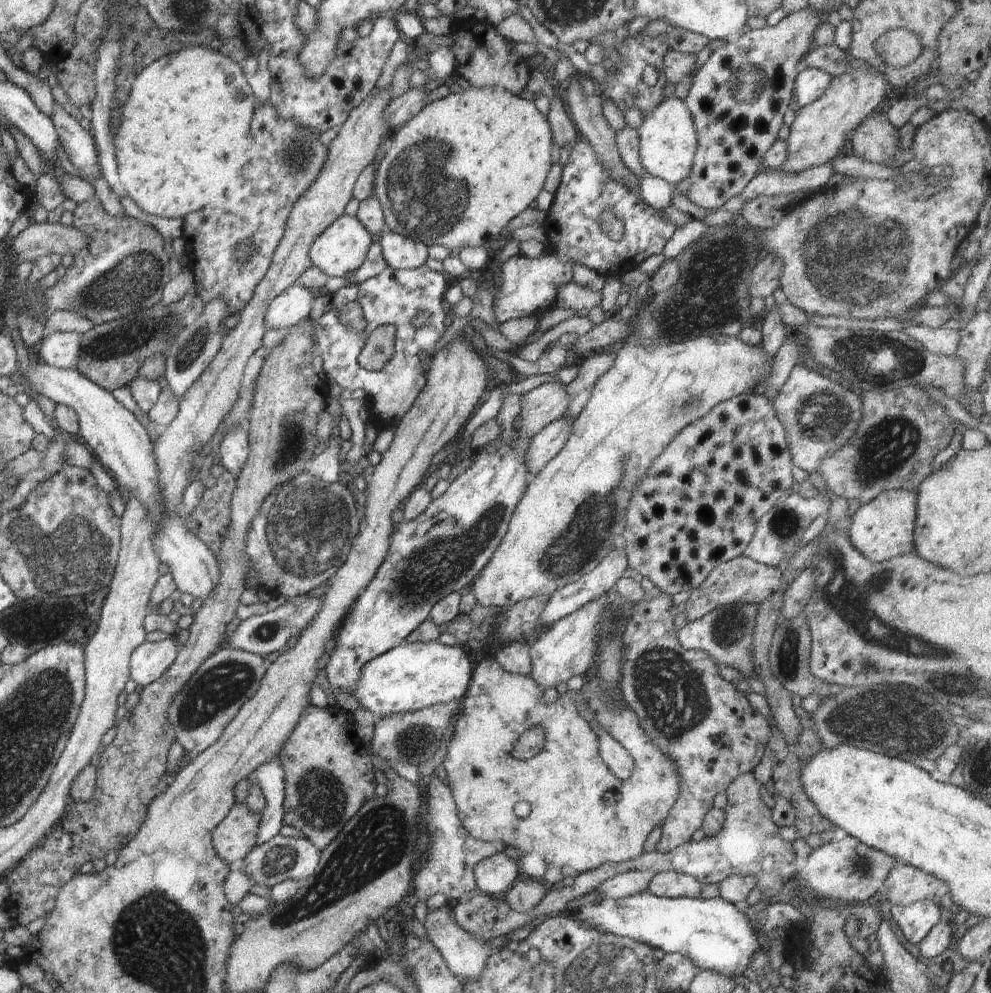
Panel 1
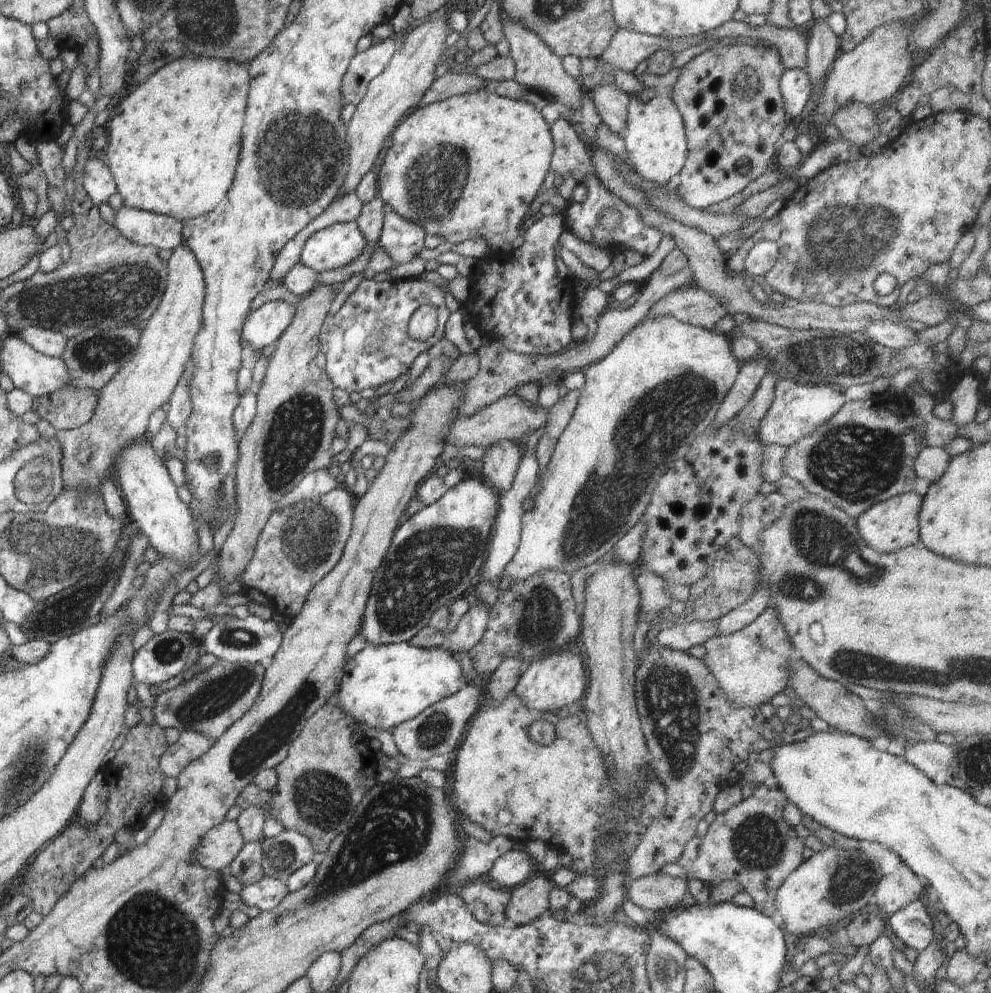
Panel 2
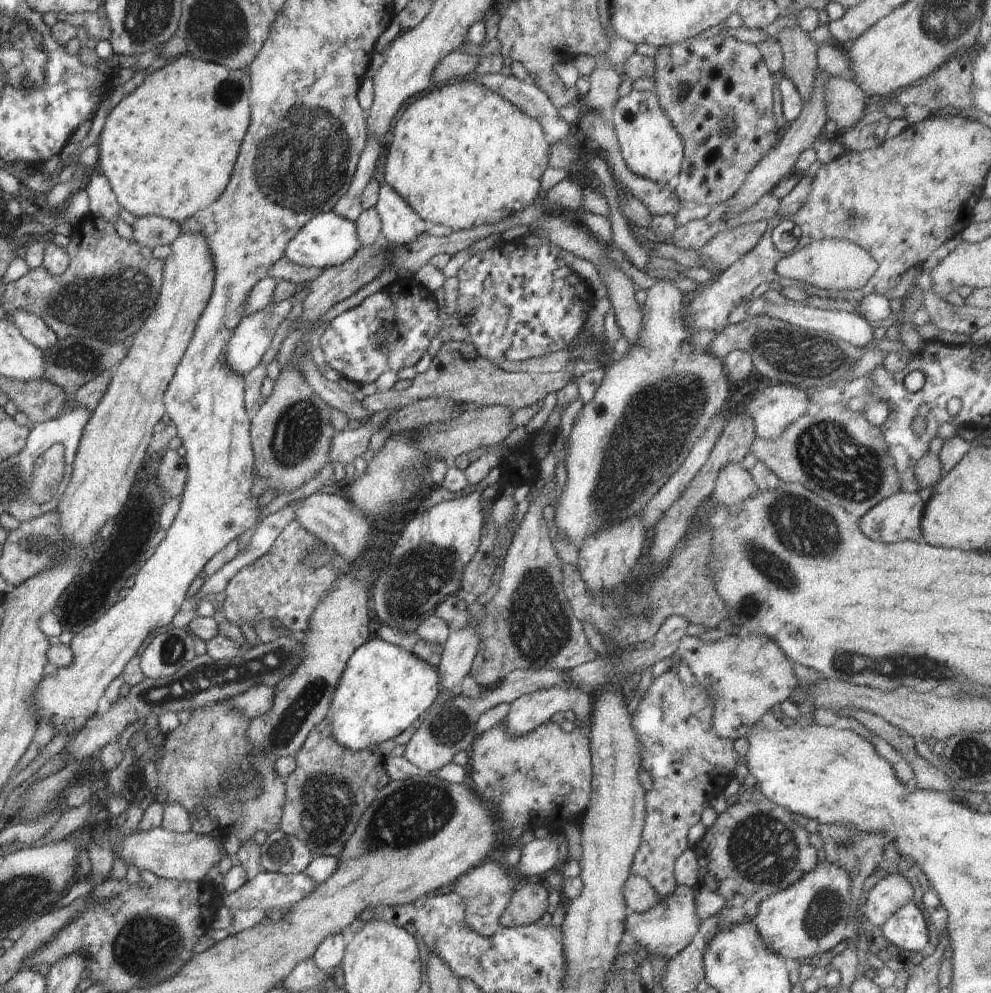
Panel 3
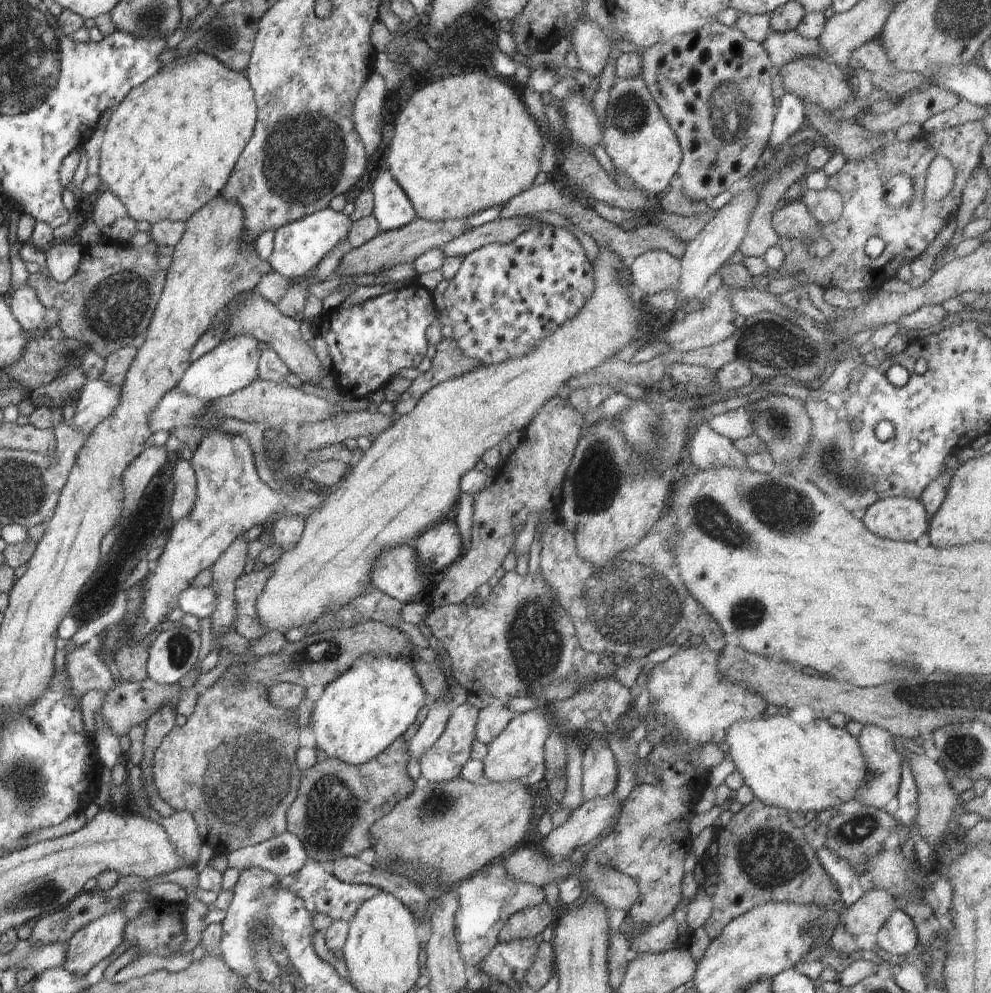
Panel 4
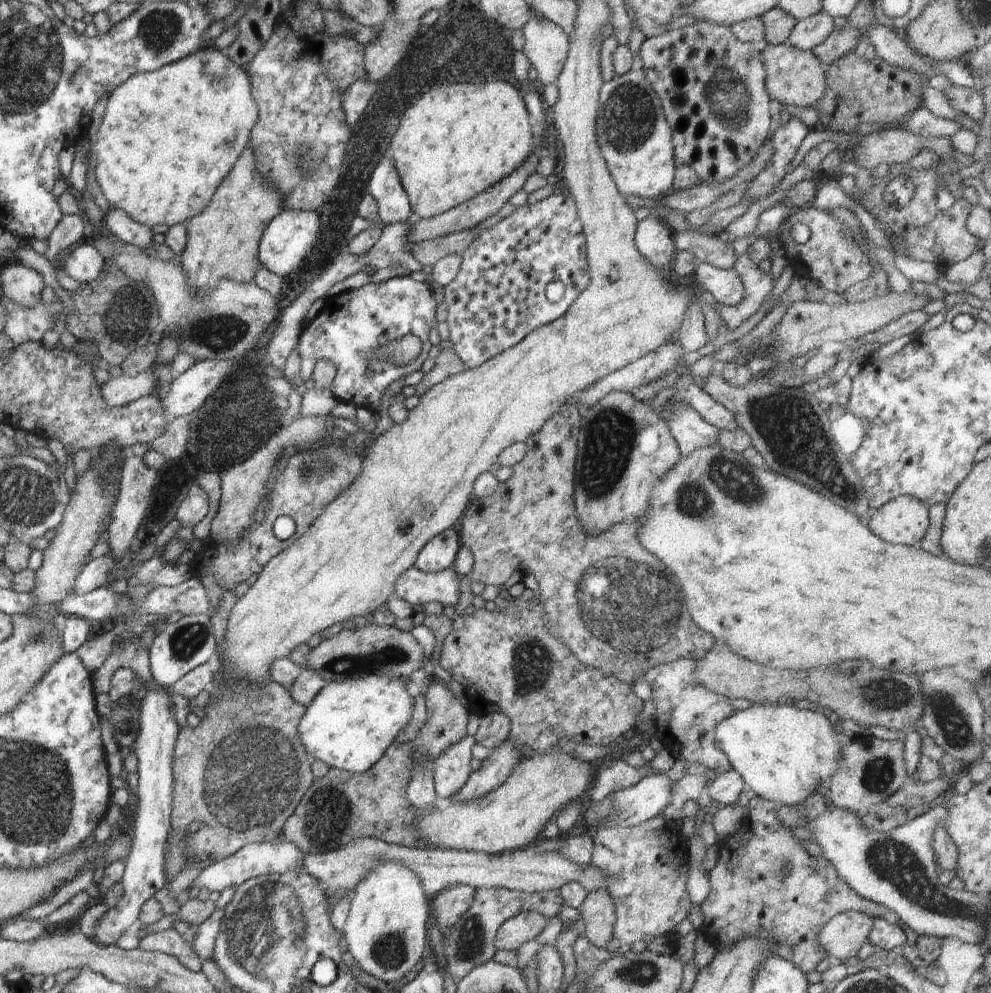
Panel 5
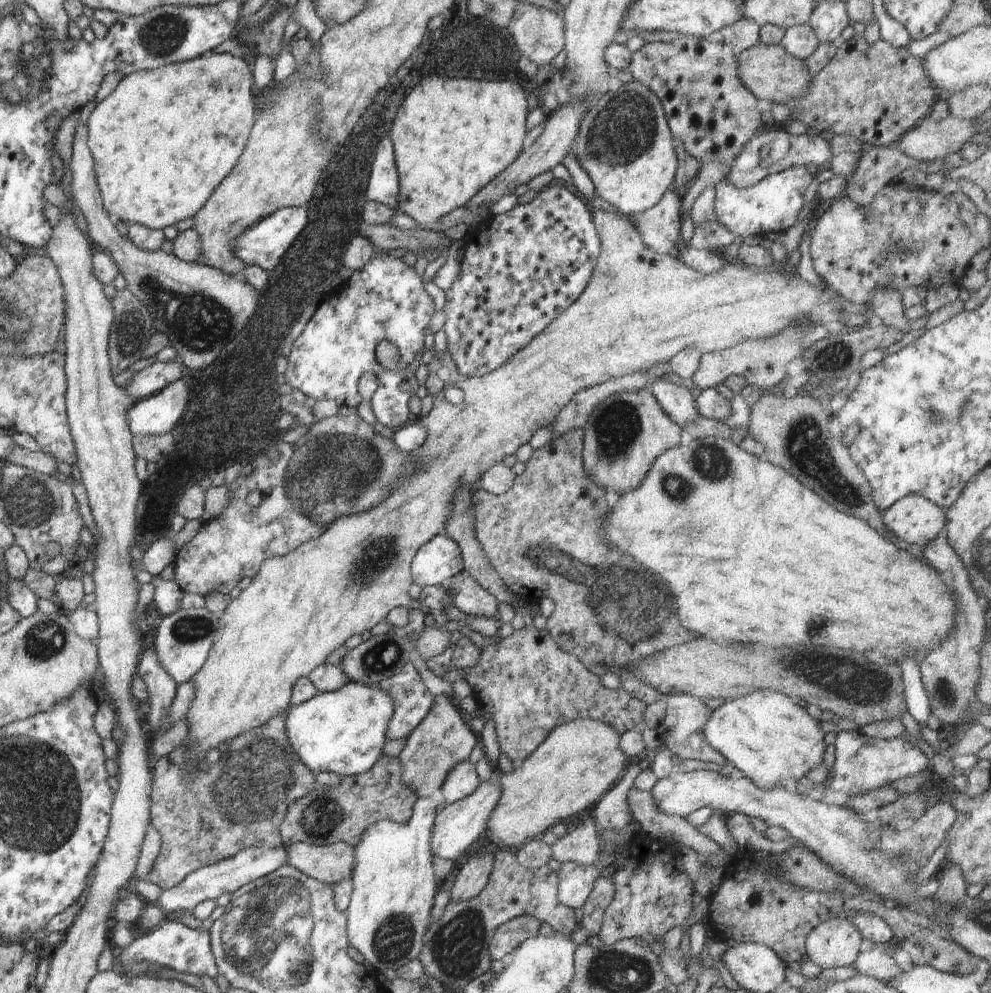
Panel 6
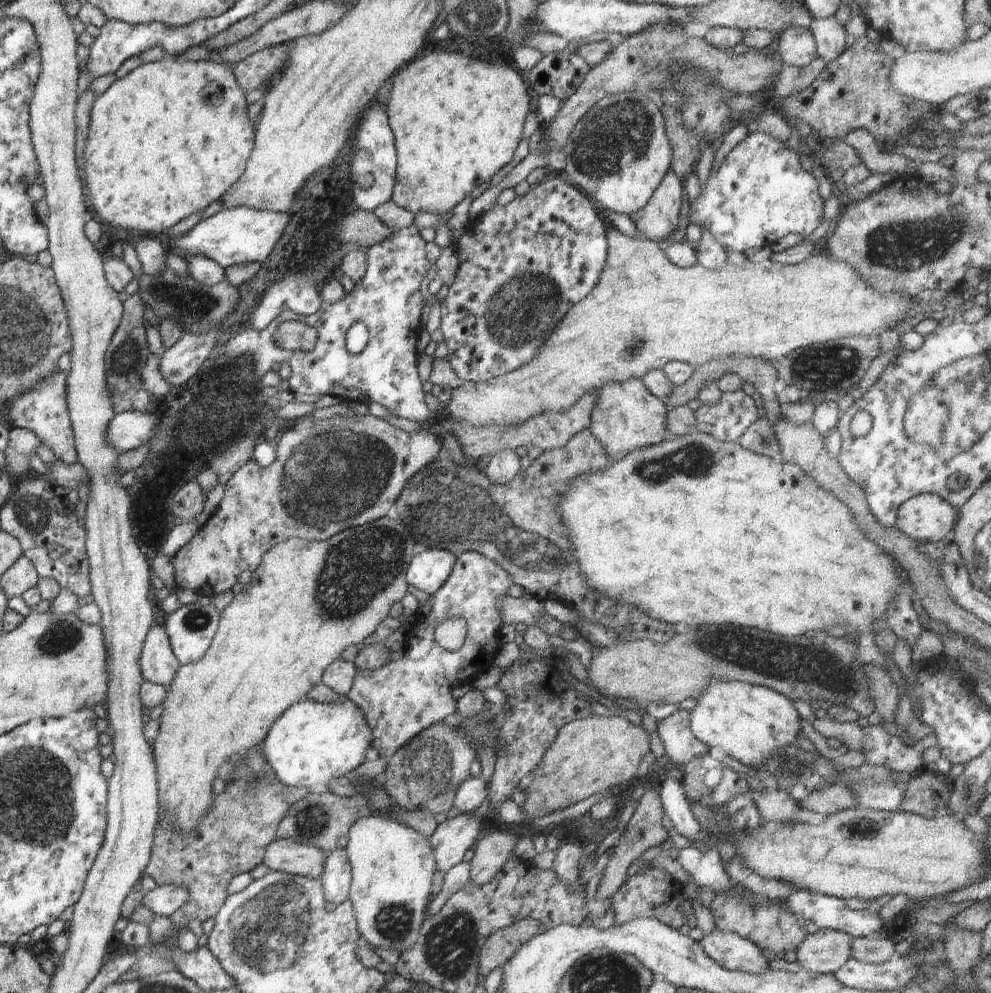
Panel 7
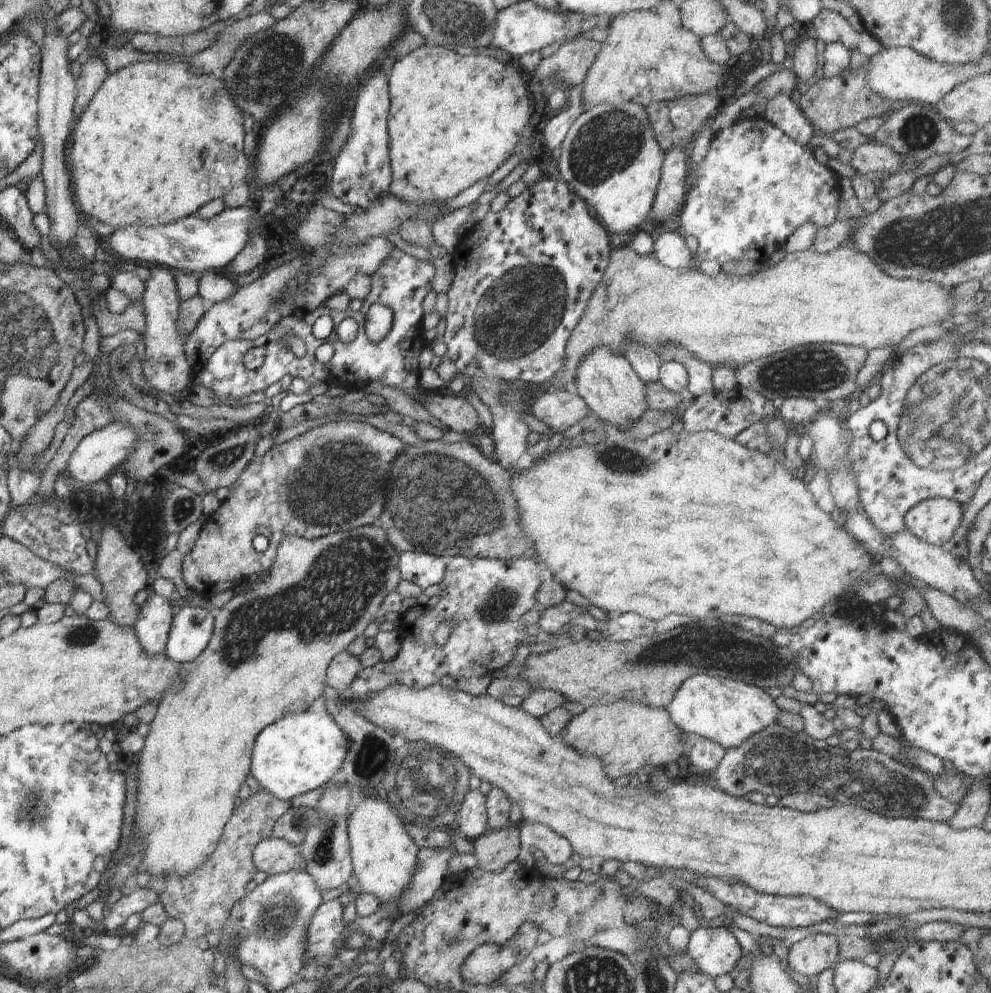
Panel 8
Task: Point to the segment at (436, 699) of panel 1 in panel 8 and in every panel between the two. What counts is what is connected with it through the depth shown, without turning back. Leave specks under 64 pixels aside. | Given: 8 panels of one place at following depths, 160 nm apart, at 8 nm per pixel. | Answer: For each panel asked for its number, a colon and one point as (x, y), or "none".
2: (382, 686)
3: (384, 688)
4: (376, 699)
5: (349, 725)
6: (342, 731)
7: (311, 743)
8: (302, 751)

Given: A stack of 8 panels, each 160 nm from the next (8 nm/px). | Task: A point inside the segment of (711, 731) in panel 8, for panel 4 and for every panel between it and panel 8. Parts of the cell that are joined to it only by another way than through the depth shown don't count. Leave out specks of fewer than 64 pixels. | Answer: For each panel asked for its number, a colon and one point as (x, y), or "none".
4: (817, 766)
5: (783, 753)
6: (770, 738)
7: (749, 722)

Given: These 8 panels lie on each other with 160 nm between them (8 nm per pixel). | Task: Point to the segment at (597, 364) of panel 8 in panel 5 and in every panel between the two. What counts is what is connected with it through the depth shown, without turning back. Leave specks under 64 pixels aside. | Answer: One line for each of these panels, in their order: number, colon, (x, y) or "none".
5: (624, 448)
6: (624, 435)
7: (628, 417)

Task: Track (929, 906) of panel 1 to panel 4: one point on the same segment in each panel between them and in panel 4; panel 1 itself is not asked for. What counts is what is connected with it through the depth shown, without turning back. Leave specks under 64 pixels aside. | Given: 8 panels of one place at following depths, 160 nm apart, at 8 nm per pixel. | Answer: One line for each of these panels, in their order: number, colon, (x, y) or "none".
2: (912, 924)
3: (907, 930)
4: (898, 936)

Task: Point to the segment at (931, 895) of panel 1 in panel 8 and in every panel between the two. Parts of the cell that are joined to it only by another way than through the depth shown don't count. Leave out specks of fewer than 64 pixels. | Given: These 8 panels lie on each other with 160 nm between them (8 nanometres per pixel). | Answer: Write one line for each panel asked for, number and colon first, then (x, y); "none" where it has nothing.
2: (893, 892)
3: (886, 896)
4: (867, 916)
5: (843, 936)
6: (833, 943)
7: (826, 950)
8: (809, 956)

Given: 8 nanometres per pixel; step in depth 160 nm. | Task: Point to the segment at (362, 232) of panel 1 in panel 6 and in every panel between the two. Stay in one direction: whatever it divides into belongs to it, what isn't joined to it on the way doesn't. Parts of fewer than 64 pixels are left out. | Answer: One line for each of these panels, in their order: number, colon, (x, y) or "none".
2: (336, 246)
3: (327, 240)
4: (298, 247)
5: (288, 237)
6: (263, 244)

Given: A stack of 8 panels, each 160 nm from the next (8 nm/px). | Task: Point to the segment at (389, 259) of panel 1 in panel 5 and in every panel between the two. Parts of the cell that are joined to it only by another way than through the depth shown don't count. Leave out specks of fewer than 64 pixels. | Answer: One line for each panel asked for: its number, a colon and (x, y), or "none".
2: (403, 240)
3: (400, 224)
4: (392, 208)
5: (393, 205)

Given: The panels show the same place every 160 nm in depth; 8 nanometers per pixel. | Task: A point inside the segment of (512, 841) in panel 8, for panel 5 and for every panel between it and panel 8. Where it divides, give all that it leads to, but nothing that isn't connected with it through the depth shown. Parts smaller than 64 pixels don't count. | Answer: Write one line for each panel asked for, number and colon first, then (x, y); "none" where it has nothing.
5: (454, 901)
6: (472, 877)
7: (490, 853)

